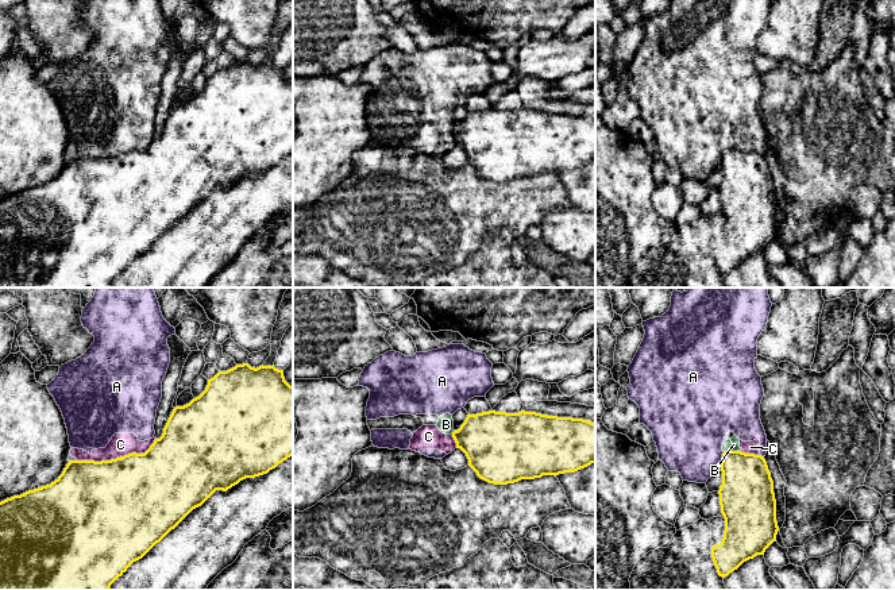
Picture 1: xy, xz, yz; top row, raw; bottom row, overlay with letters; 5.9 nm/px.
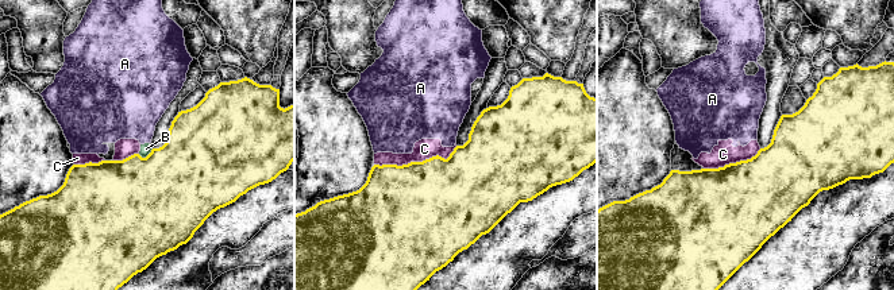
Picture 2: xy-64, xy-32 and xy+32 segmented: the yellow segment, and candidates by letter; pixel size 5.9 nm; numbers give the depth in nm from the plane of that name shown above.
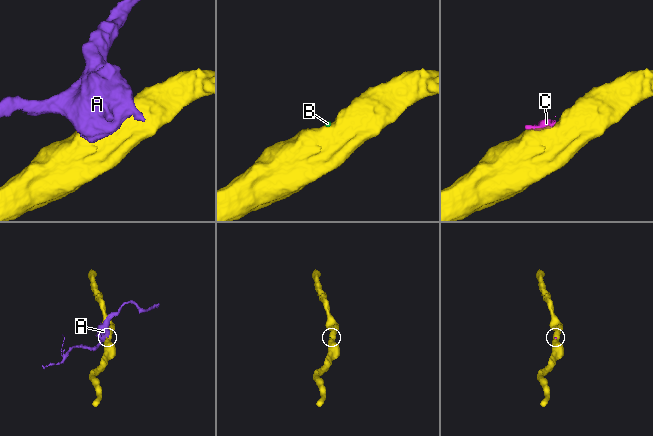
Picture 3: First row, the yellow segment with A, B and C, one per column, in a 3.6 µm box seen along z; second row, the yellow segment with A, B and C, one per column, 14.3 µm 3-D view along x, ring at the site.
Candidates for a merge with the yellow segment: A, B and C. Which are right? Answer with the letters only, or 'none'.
none

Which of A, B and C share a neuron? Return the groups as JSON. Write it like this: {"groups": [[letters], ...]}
{"groups": [["A", "B", "C"]]}

